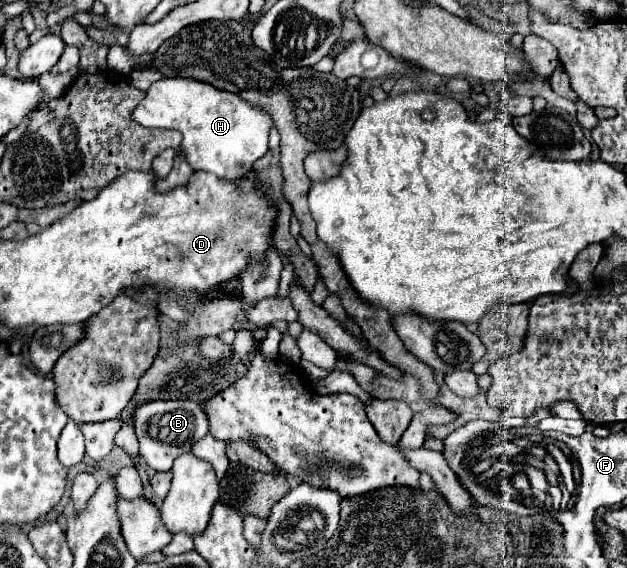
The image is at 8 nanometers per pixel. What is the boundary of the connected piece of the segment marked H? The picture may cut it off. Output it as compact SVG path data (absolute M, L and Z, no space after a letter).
M163 78L147 90L131 120L143 128L173 128L181 132L181 158L193 168L215 174L221 180L239 180L267 152L267 136L273 120L265 108L253 108L233 92L219 90L205 82L185 78Z

